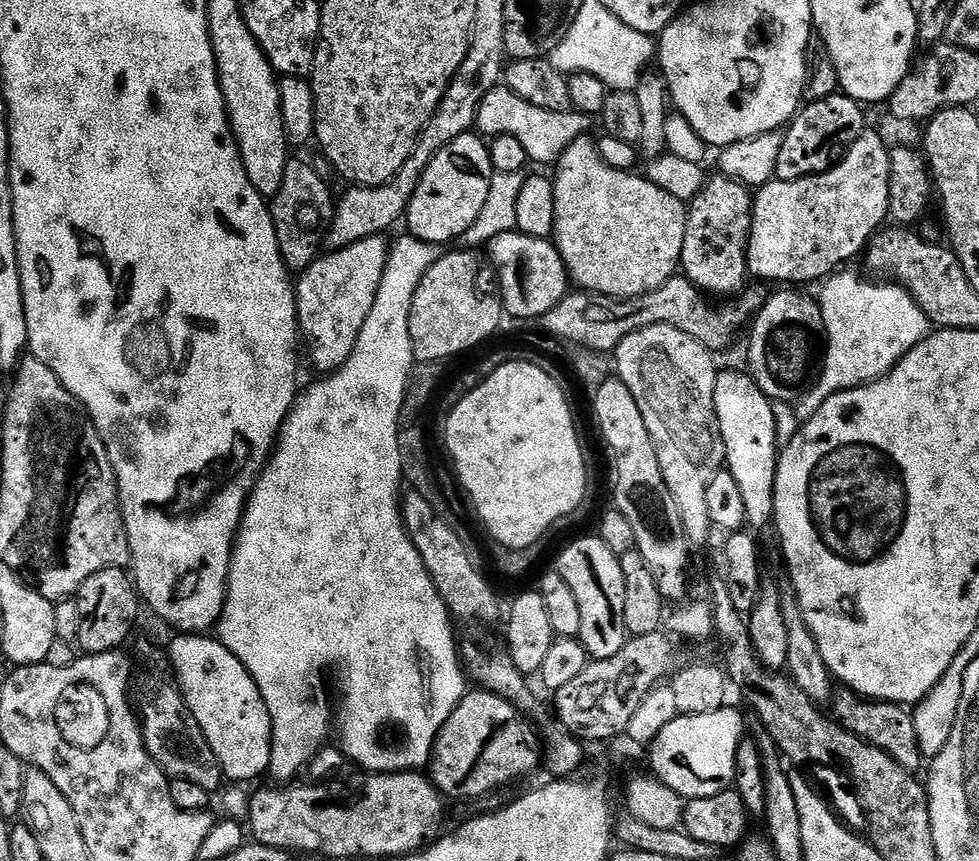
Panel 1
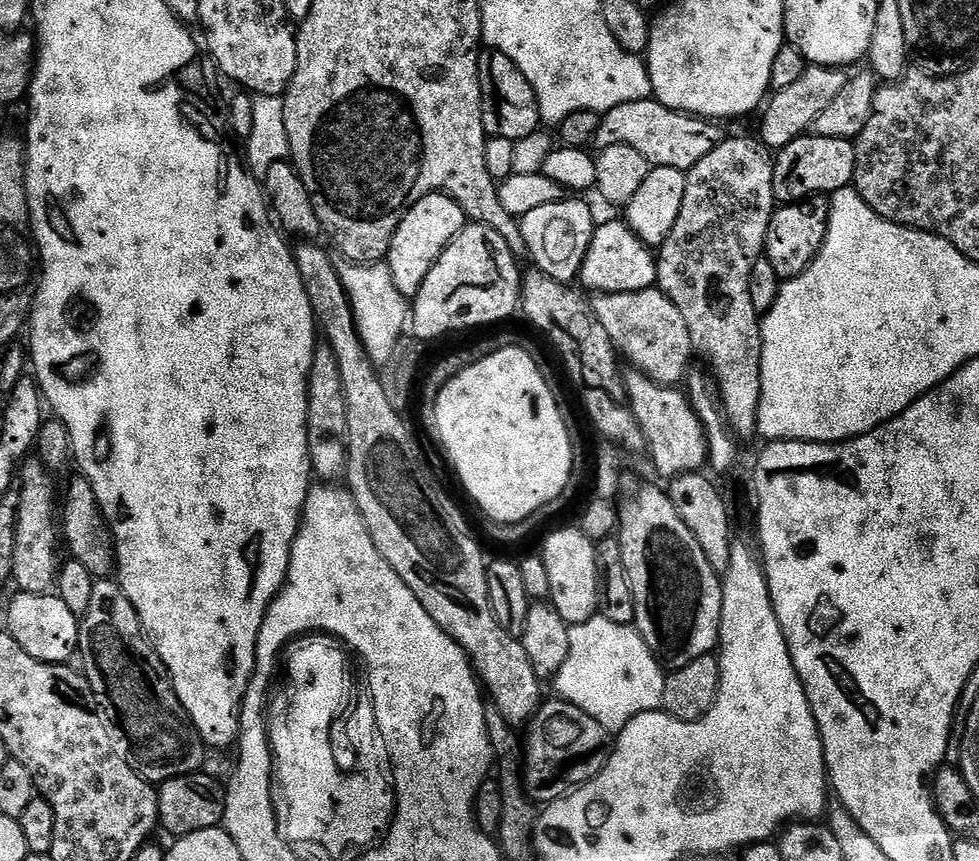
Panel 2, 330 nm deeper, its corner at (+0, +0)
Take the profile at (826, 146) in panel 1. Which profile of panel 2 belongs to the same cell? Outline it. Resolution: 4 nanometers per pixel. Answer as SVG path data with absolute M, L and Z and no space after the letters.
M815 134L799 136L790 146L775 153L774 198L777 205L799 204L809 198L824 198L852 184L856 165L856 145L842 138L822 138Z

